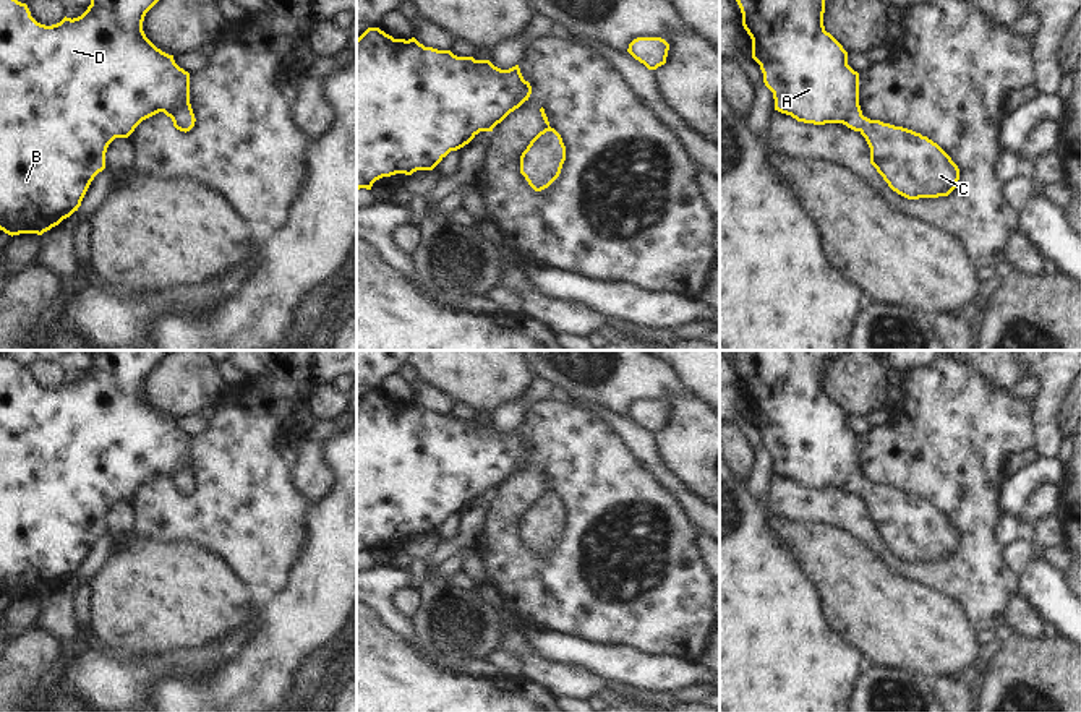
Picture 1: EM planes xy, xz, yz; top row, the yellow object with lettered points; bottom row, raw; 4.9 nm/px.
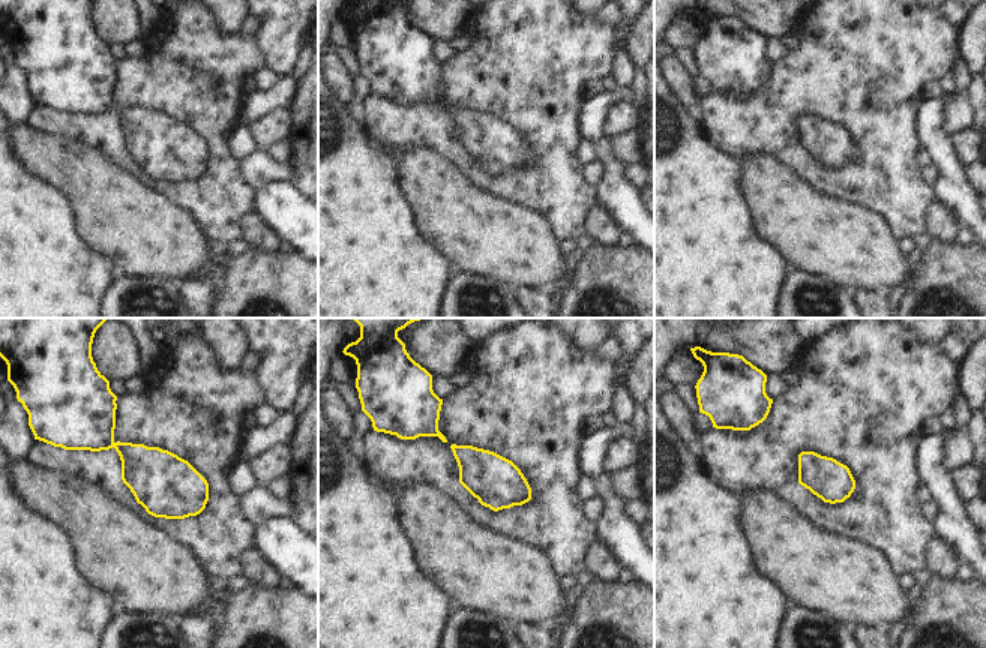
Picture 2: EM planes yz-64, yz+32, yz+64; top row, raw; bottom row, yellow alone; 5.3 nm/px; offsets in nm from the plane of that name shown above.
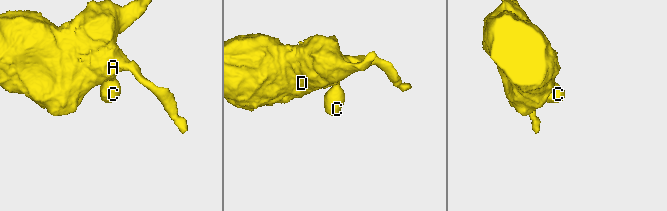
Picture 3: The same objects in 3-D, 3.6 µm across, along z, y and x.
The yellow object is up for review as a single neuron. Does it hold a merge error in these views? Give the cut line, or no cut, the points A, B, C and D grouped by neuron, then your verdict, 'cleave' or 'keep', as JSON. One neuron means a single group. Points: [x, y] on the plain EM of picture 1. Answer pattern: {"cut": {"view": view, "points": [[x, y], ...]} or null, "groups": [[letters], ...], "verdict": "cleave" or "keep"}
{"cut": null, "groups": [["A", "B", "C", "D"]], "verdict": "keep"}

